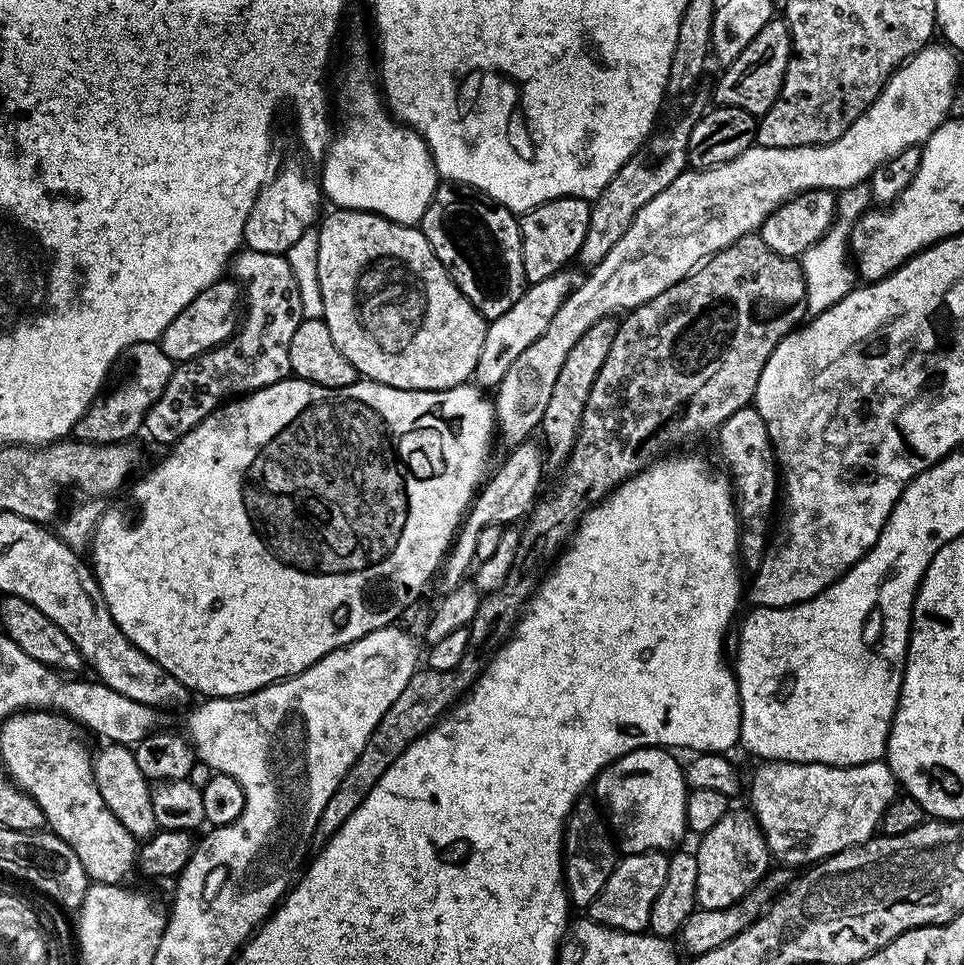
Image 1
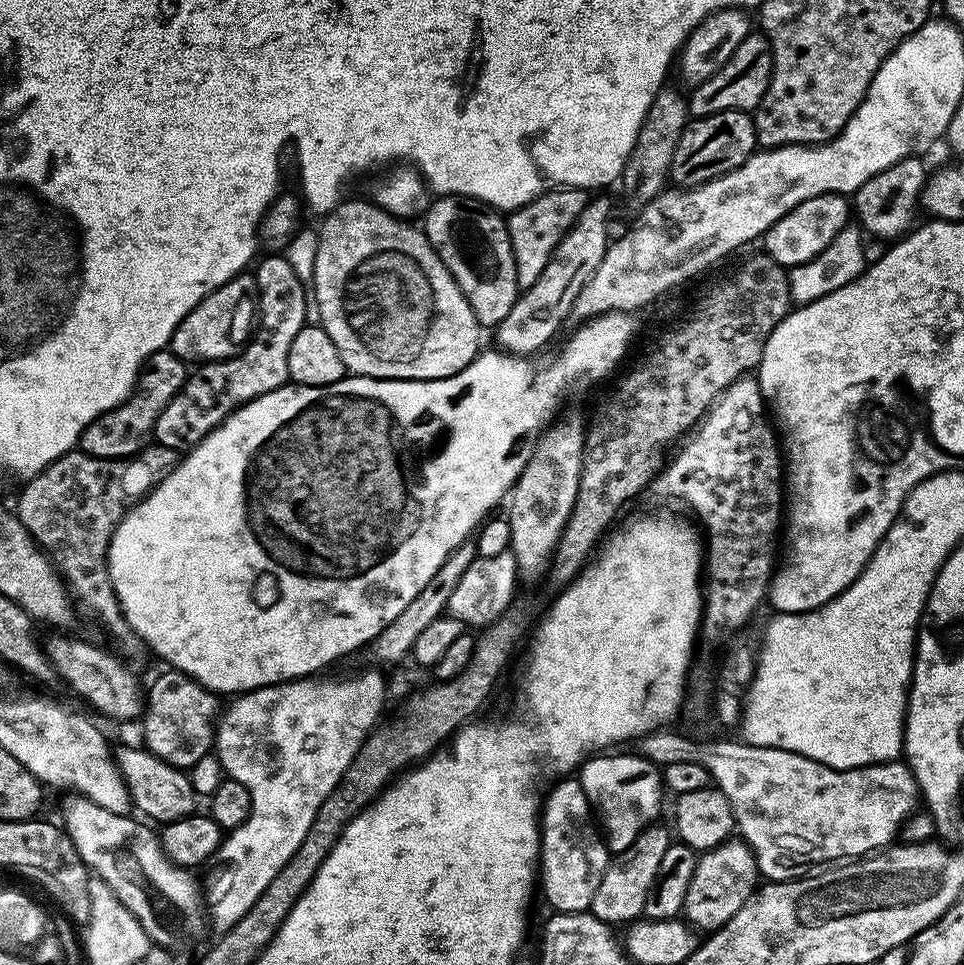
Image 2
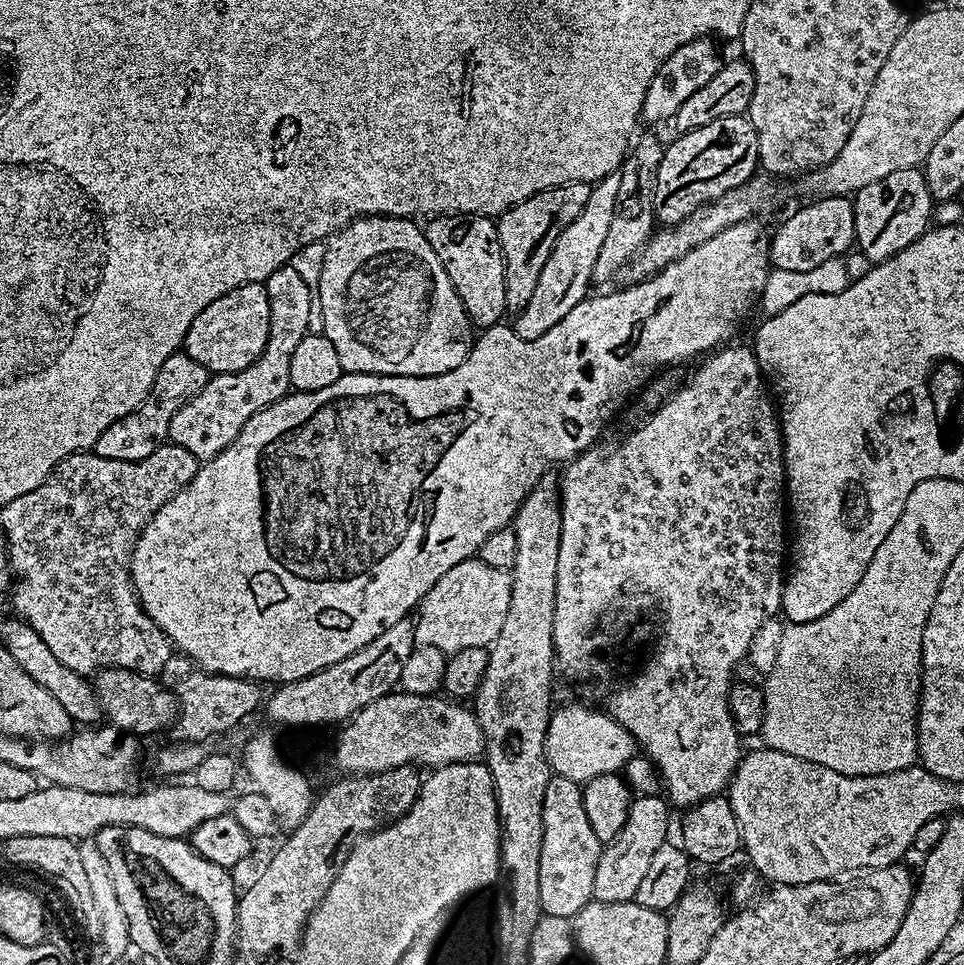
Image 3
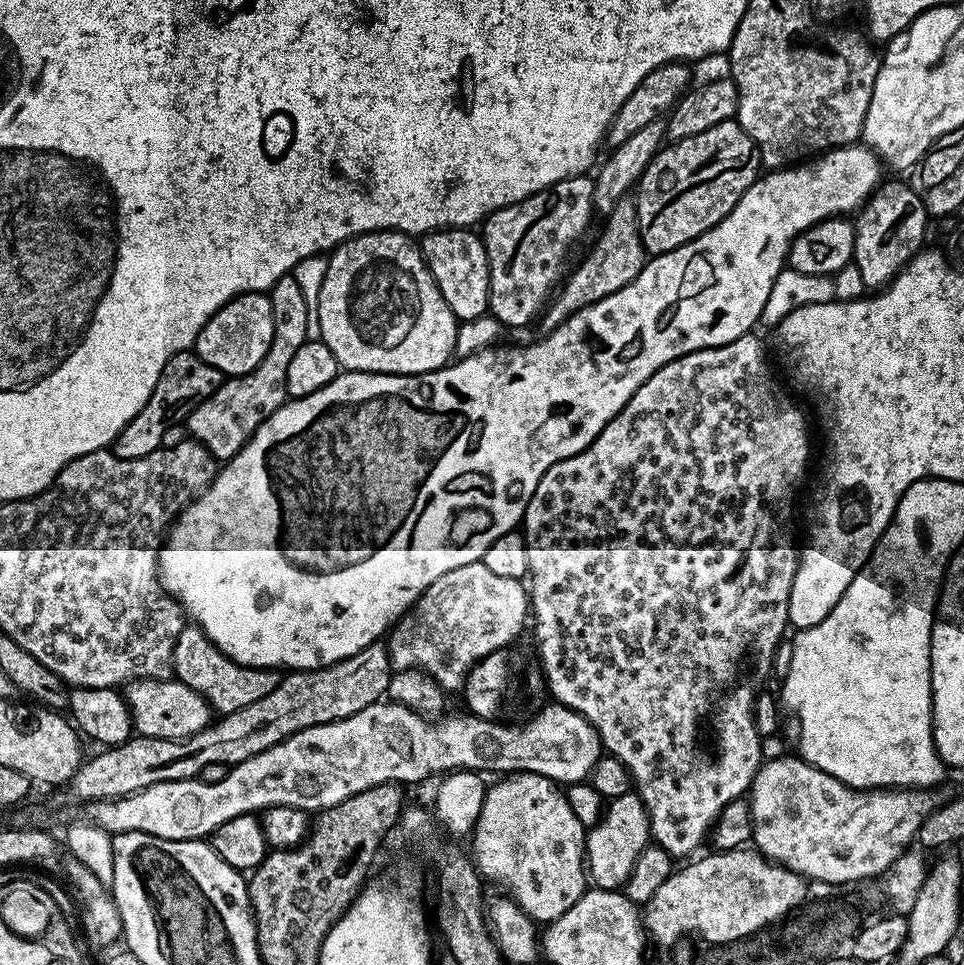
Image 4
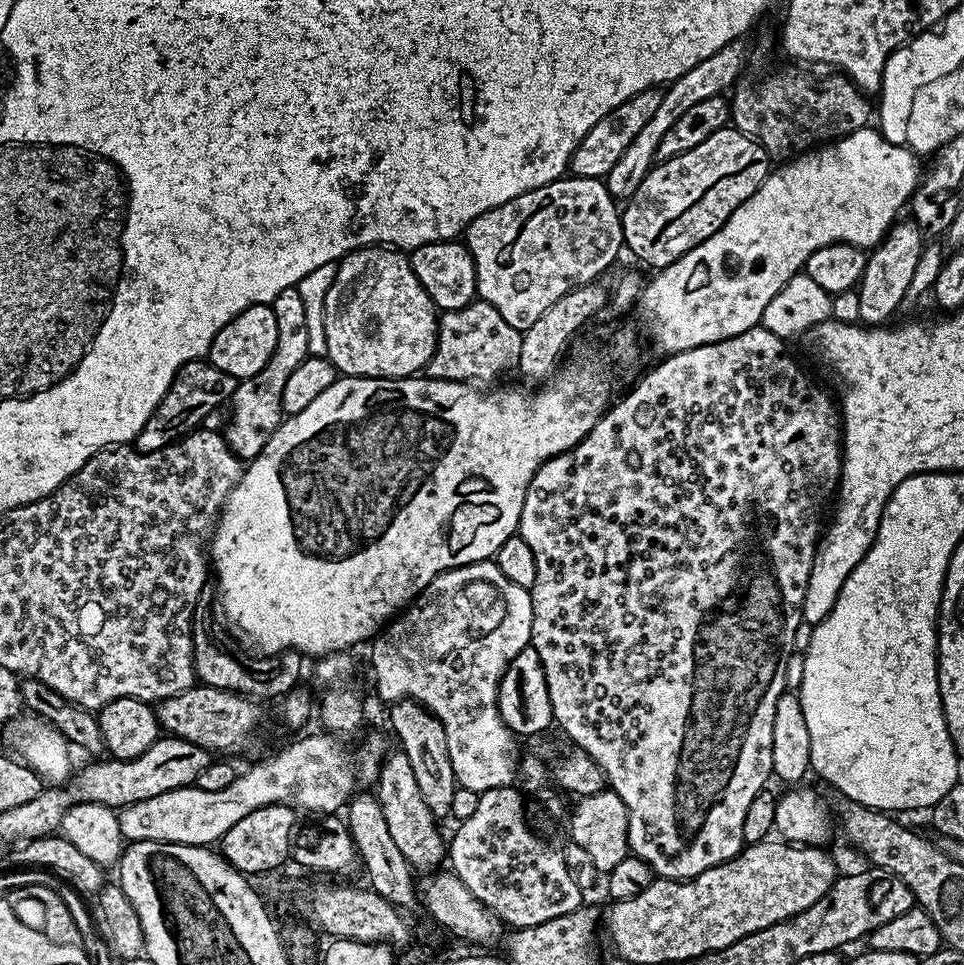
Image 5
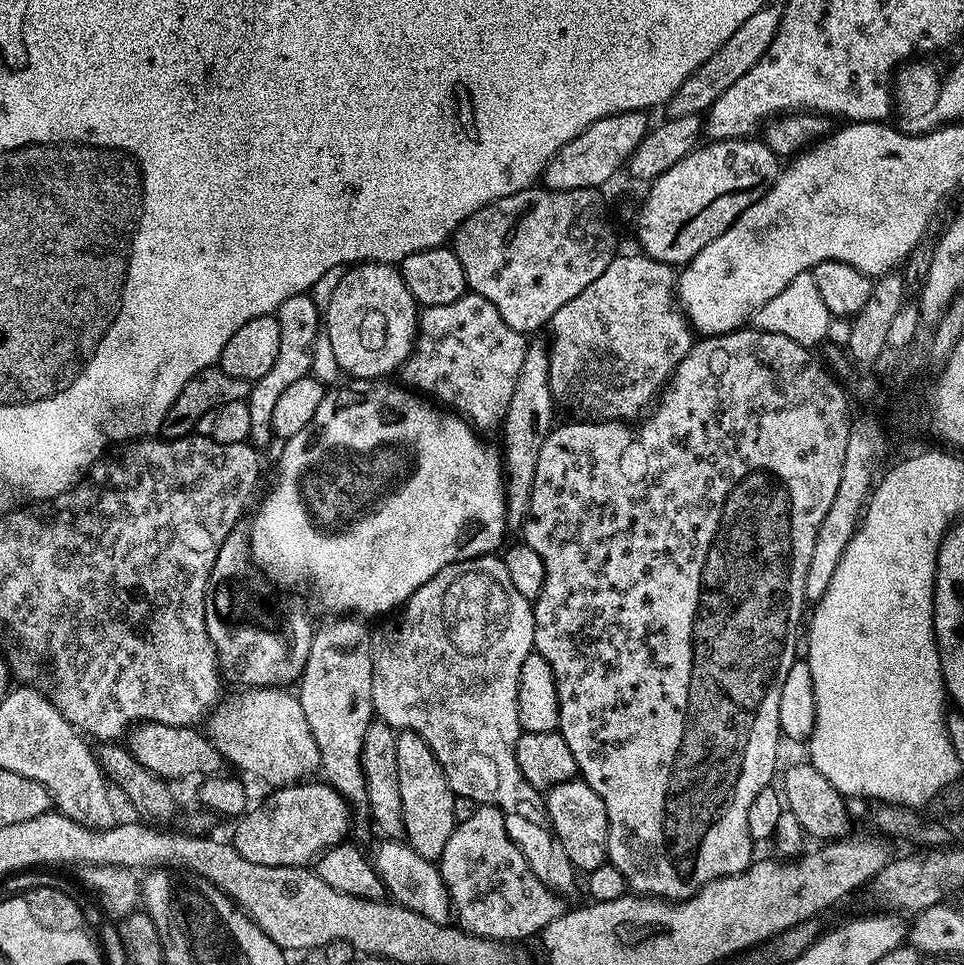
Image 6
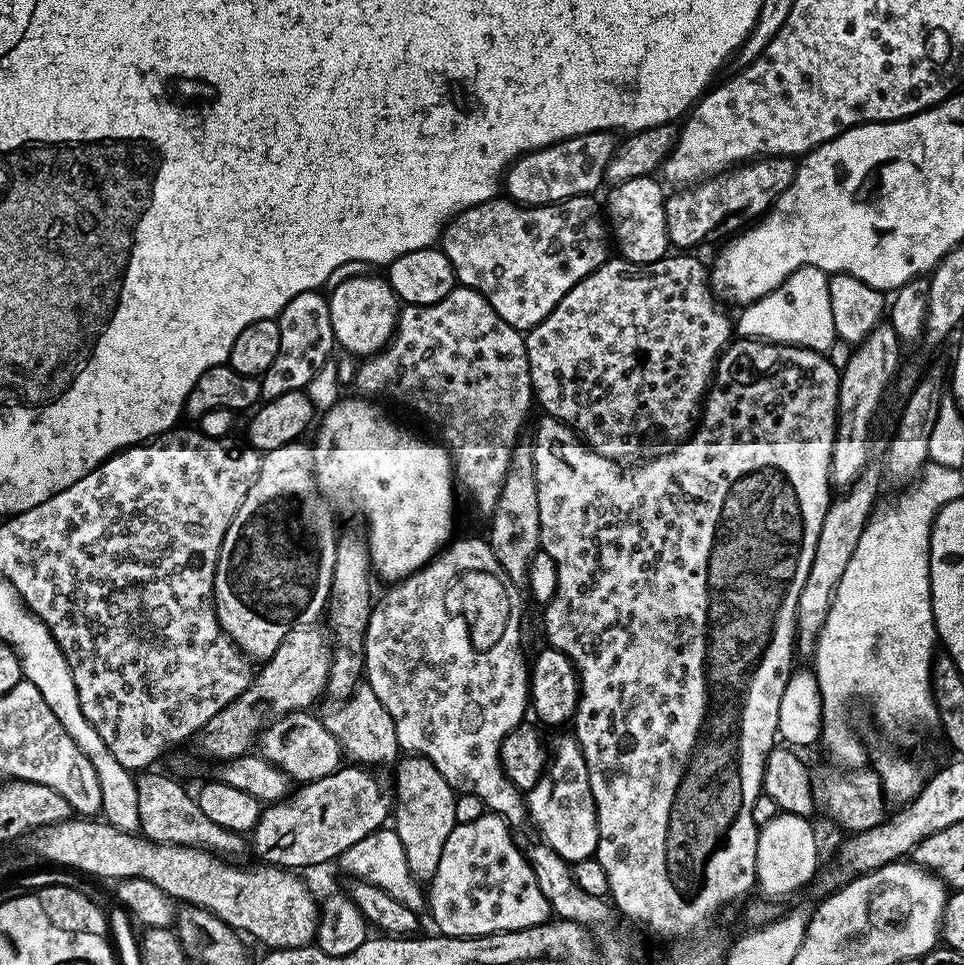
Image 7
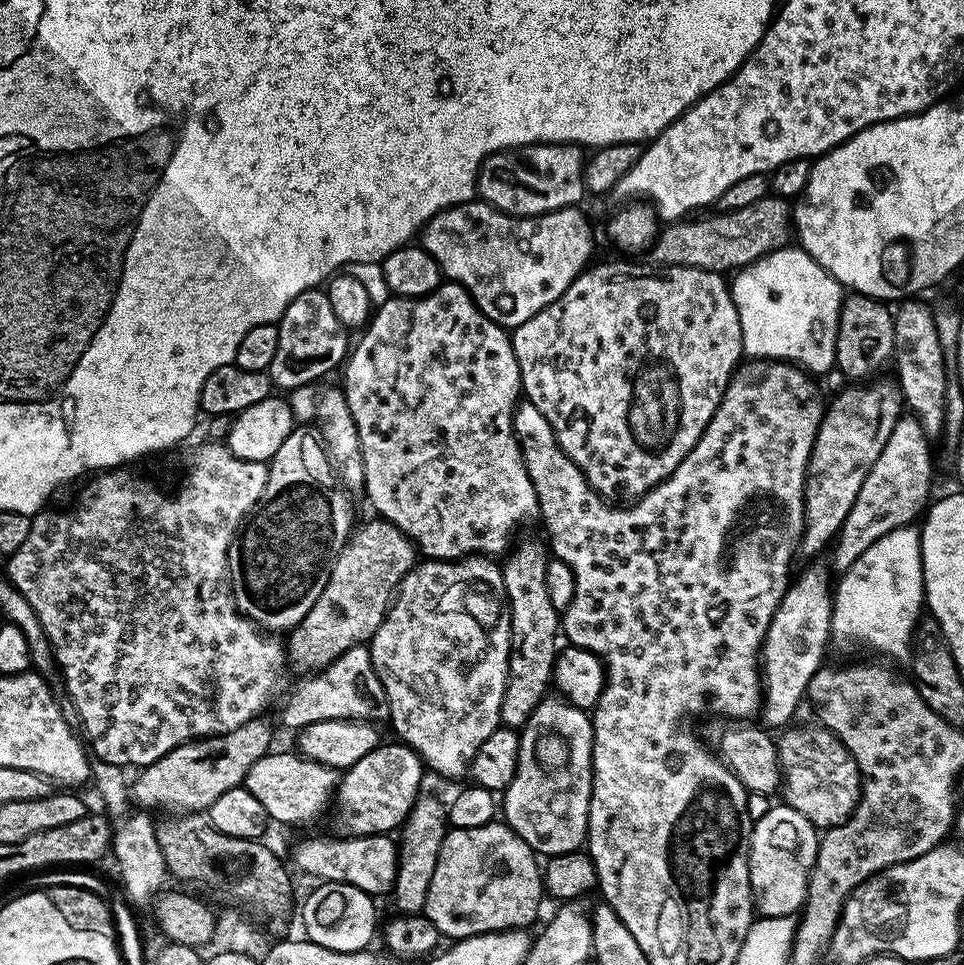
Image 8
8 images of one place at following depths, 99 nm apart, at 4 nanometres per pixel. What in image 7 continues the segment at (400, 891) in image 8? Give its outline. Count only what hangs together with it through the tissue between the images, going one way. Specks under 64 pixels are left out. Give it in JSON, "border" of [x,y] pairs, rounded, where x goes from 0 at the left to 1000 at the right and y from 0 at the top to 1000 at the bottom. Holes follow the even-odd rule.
{"border":[[[420,782],[409,799],[409,857],[417,873],[417,881],[421,881],[421,897],[432,912],[446,914],[459,890],[459,877],[463,877],[463,868],[467,868],[467,860],[471,860],[474,853],[471,844],[474,822],[469,820],[463,806],[454,802],[450,792],[437,783]]]}

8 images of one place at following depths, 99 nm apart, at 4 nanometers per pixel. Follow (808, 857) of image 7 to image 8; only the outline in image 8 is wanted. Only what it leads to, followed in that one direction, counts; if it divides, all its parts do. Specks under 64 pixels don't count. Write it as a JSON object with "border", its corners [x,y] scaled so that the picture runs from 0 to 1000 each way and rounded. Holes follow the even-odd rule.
{"border":[[[803,833],[799,840],[783,851],[777,870],[780,933],[789,950],[825,948],[838,927],[838,912],[845,899],[849,860],[834,844],[814,833]]]}

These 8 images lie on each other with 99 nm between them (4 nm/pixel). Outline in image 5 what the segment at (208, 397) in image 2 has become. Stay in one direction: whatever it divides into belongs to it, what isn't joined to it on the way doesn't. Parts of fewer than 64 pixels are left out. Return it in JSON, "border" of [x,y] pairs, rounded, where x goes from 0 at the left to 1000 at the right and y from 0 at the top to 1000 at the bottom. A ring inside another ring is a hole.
{"border":[[[307,297],[298,298],[282,311],[281,316],[284,330],[288,330],[288,354],[284,359],[284,367],[280,367],[276,379],[272,379],[268,388],[246,397],[239,416],[241,428],[237,431],[237,445],[230,448],[238,465],[250,479],[262,477],[274,465],[276,458],[280,458],[280,450],[288,446],[290,436],[297,431],[293,421],[293,403],[297,401],[301,388],[305,388],[305,383],[309,383],[322,367],[313,305],[309,305]]]}

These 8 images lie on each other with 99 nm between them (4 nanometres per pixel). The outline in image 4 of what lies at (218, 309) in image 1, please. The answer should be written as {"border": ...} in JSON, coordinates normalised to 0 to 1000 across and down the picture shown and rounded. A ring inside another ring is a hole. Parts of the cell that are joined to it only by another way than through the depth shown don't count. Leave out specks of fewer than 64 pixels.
{"border":[[[256,303],[250,307],[244,307],[234,317],[230,317],[210,338],[205,346],[201,364],[210,371],[210,375],[218,375],[233,391],[250,390],[272,371],[276,371],[276,363],[280,363],[280,354],[284,350],[284,325],[282,324],[282,308],[272,303]]]}

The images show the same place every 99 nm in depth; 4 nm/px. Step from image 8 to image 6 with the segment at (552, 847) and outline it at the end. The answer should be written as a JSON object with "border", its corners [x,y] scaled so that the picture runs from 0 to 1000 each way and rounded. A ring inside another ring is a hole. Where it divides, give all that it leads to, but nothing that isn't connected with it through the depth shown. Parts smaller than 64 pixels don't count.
{"border":[[[605,807],[577,812],[566,825],[568,847],[580,878],[598,902],[609,906],[629,894],[631,886],[631,845],[620,823]]]}

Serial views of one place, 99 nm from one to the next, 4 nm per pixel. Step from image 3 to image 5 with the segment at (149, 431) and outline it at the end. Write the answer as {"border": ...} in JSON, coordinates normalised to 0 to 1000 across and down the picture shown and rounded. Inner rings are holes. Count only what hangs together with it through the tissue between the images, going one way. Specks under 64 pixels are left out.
{"border":[[[215,372],[198,373],[183,385],[178,398],[172,404],[168,417],[156,429],[151,441],[141,452],[140,464],[144,468],[168,466],[173,460],[192,451],[196,446],[203,446],[227,419],[235,420],[241,413],[247,395],[239,388],[226,383],[226,379],[217,377]]]}

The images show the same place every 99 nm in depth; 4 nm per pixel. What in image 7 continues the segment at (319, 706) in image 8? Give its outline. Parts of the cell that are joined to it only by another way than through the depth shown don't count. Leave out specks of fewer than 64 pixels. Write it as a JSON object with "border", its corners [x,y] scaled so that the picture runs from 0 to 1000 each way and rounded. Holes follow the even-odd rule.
{"border":[[[380,707],[370,708],[362,720],[352,727],[344,727],[337,738],[331,739],[331,743],[338,756],[353,766],[358,789],[369,794],[407,794],[412,791],[417,776],[413,769],[413,756],[409,756],[409,744],[405,744],[405,736],[400,736],[400,732],[392,727],[392,719],[388,719],[388,715]]]}

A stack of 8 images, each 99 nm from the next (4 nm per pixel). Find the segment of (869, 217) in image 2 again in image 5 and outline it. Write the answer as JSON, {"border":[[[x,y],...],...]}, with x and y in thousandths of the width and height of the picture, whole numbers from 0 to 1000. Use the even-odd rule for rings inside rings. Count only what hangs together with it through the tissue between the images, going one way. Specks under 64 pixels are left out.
{"border":[[[946,226],[936,228],[926,231],[922,235],[921,244],[899,262],[896,283],[888,298],[893,322],[892,332],[897,337],[918,337],[924,333],[921,331],[925,326],[935,322],[934,314],[943,299],[944,291],[947,290],[948,280],[951,279],[952,267],[956,263],[960,250],[955,248],[953,236]]]}

